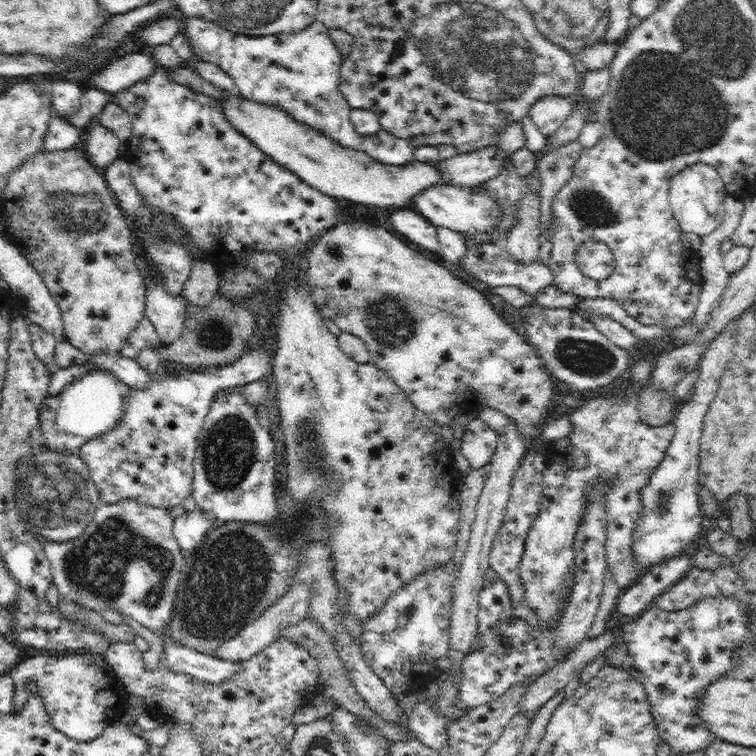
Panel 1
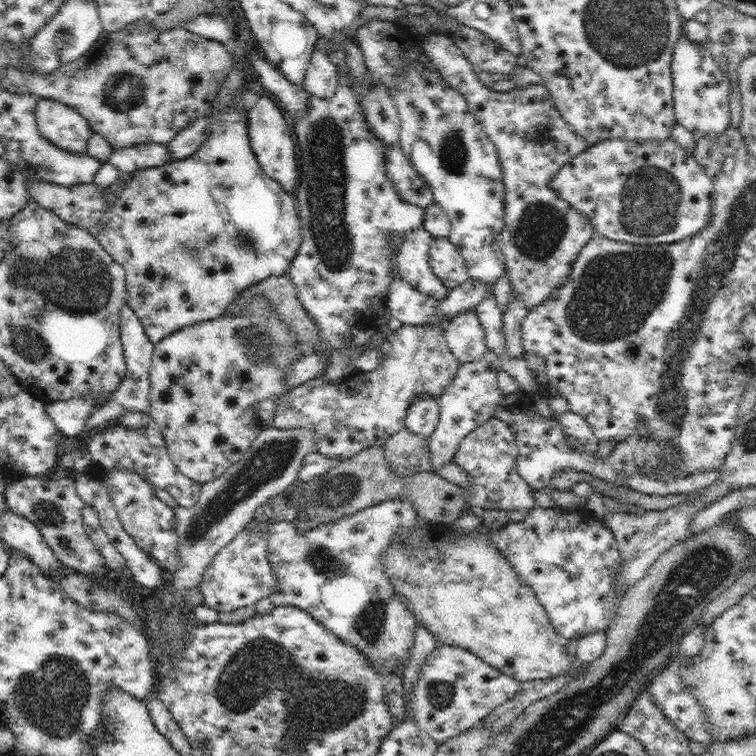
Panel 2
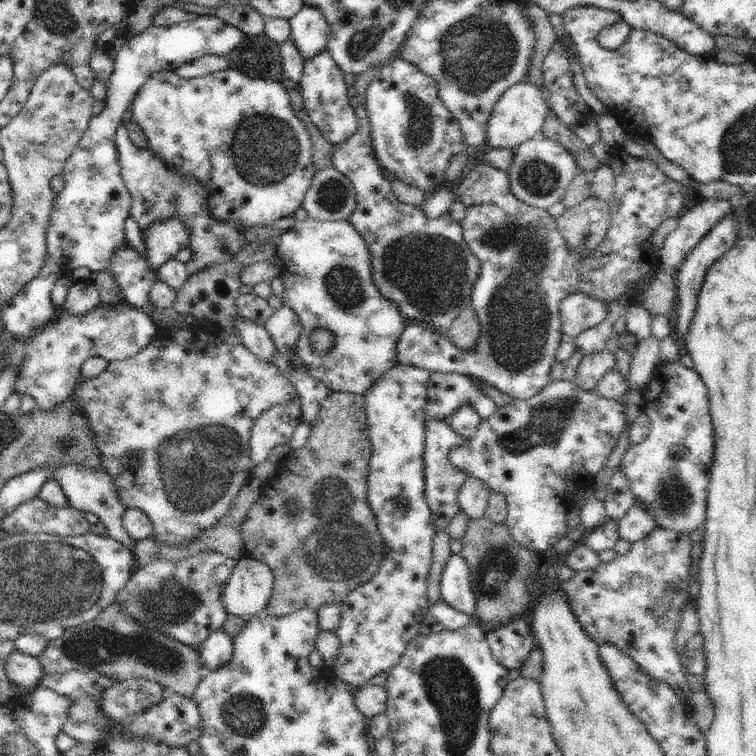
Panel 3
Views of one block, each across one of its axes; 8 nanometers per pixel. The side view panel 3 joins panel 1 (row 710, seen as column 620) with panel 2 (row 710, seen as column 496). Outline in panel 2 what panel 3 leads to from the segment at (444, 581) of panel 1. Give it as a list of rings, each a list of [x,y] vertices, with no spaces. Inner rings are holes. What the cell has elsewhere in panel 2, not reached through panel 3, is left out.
[[[438,644],[422,663],[419,679],[407,696],[409,710],[421,730],[437,744],[474,728],[502,702],[510,700],[521,682],[486,664],[472,651]]]

